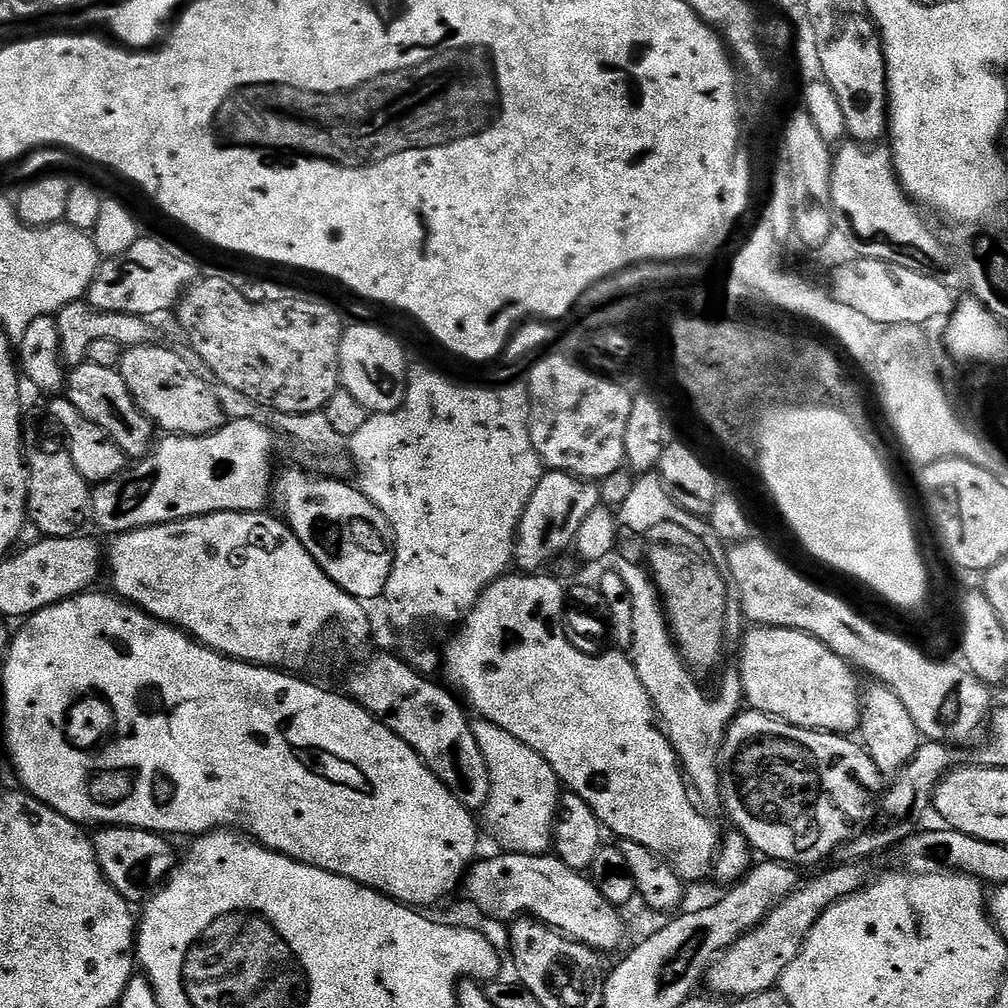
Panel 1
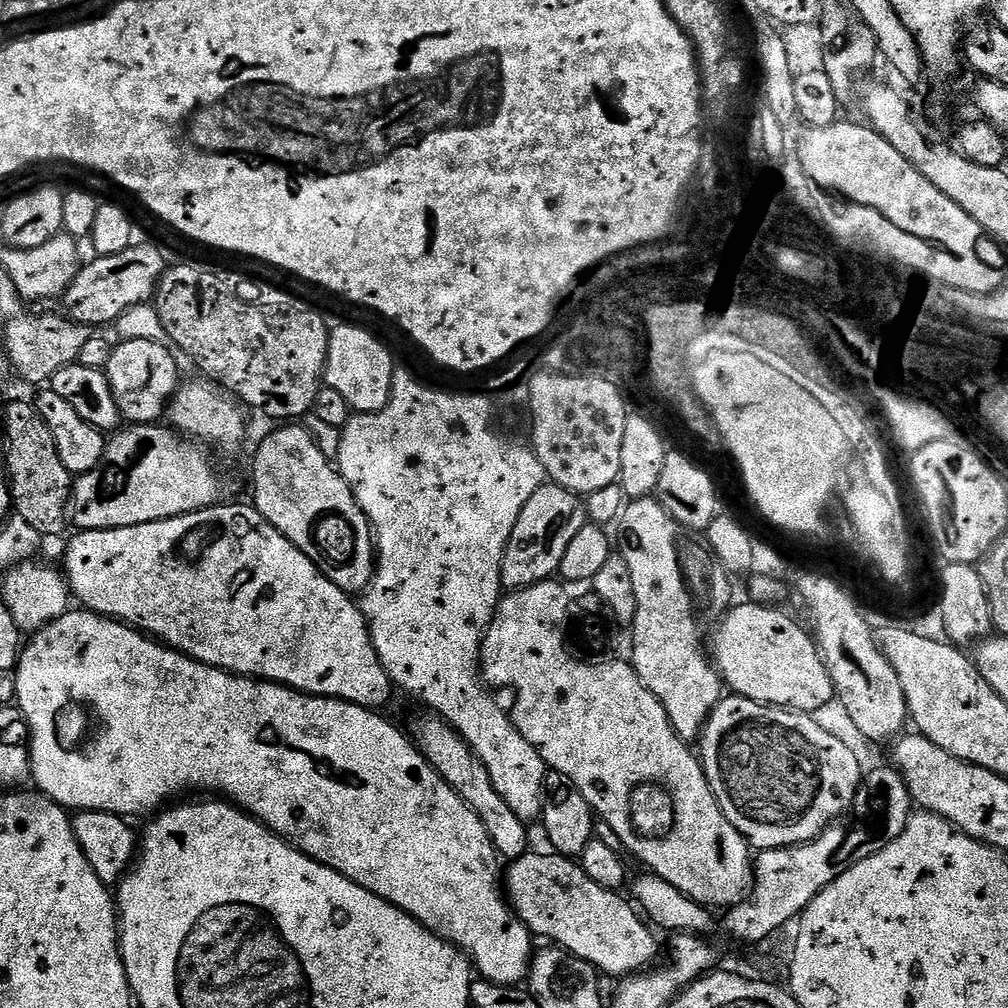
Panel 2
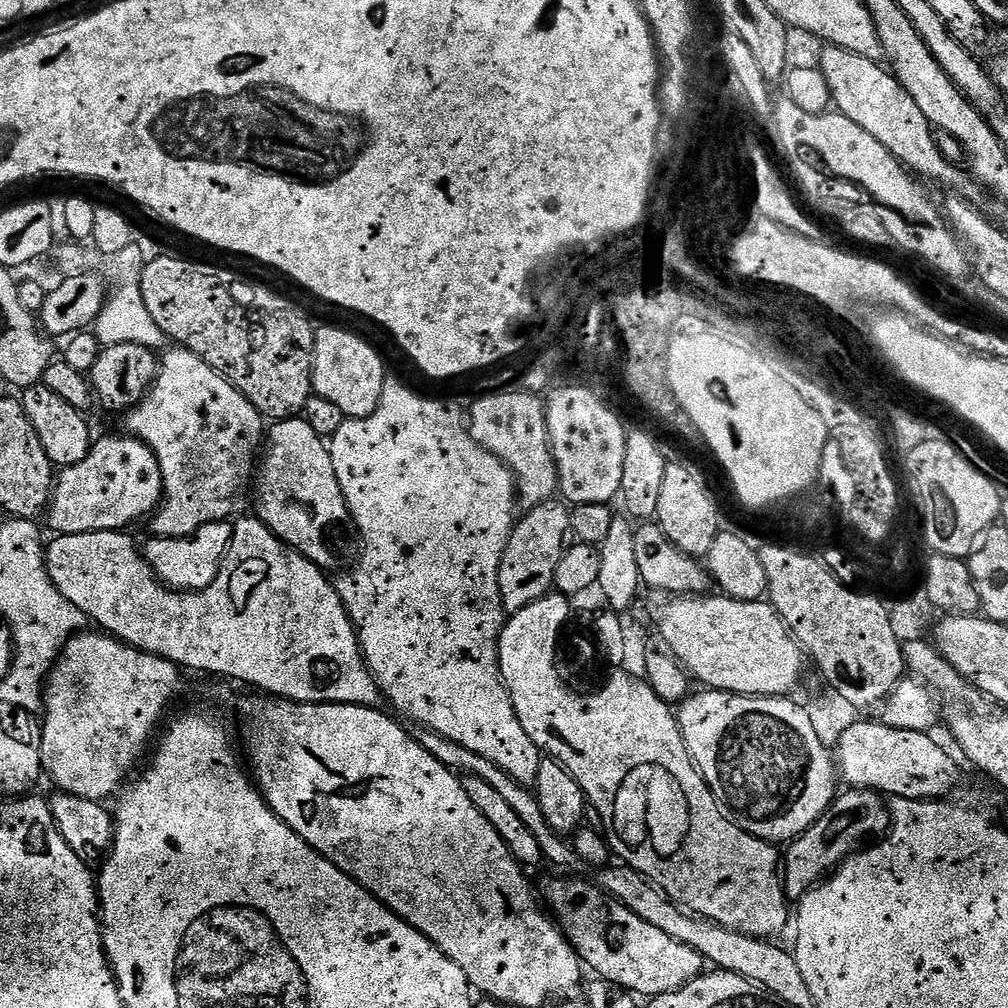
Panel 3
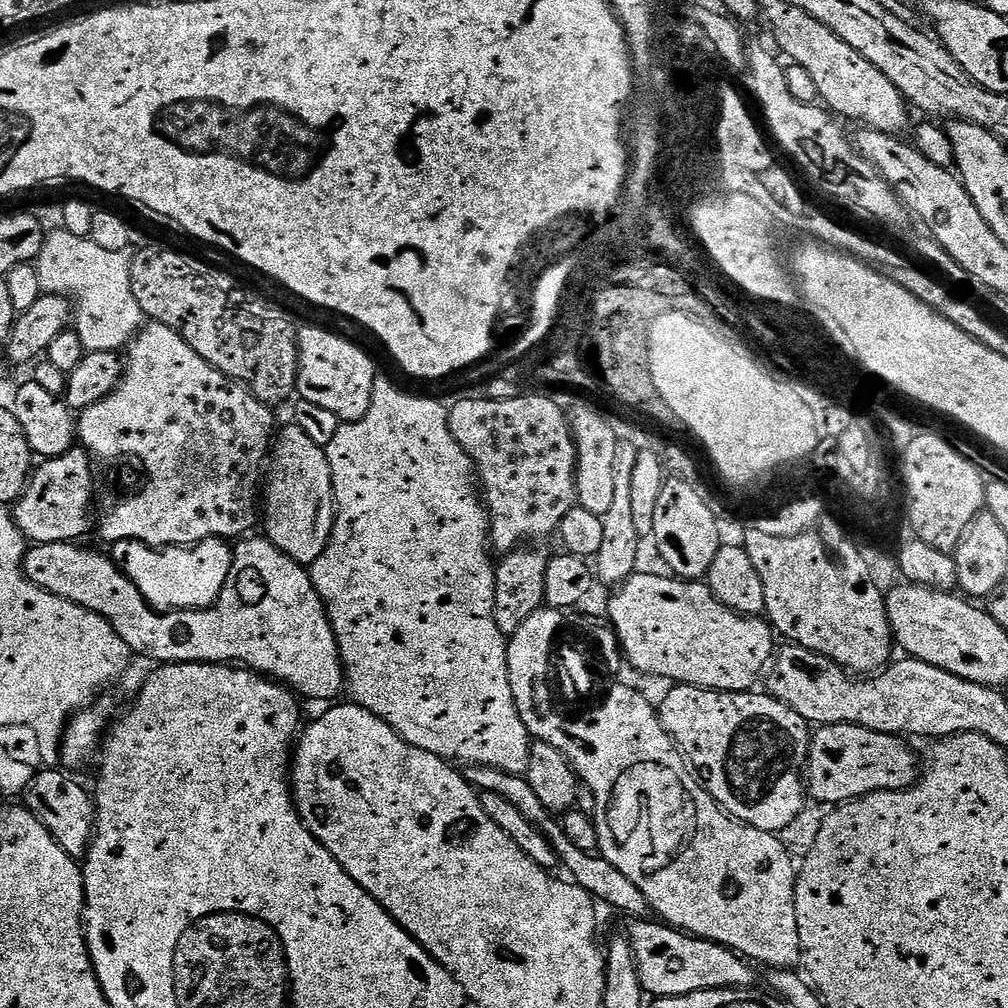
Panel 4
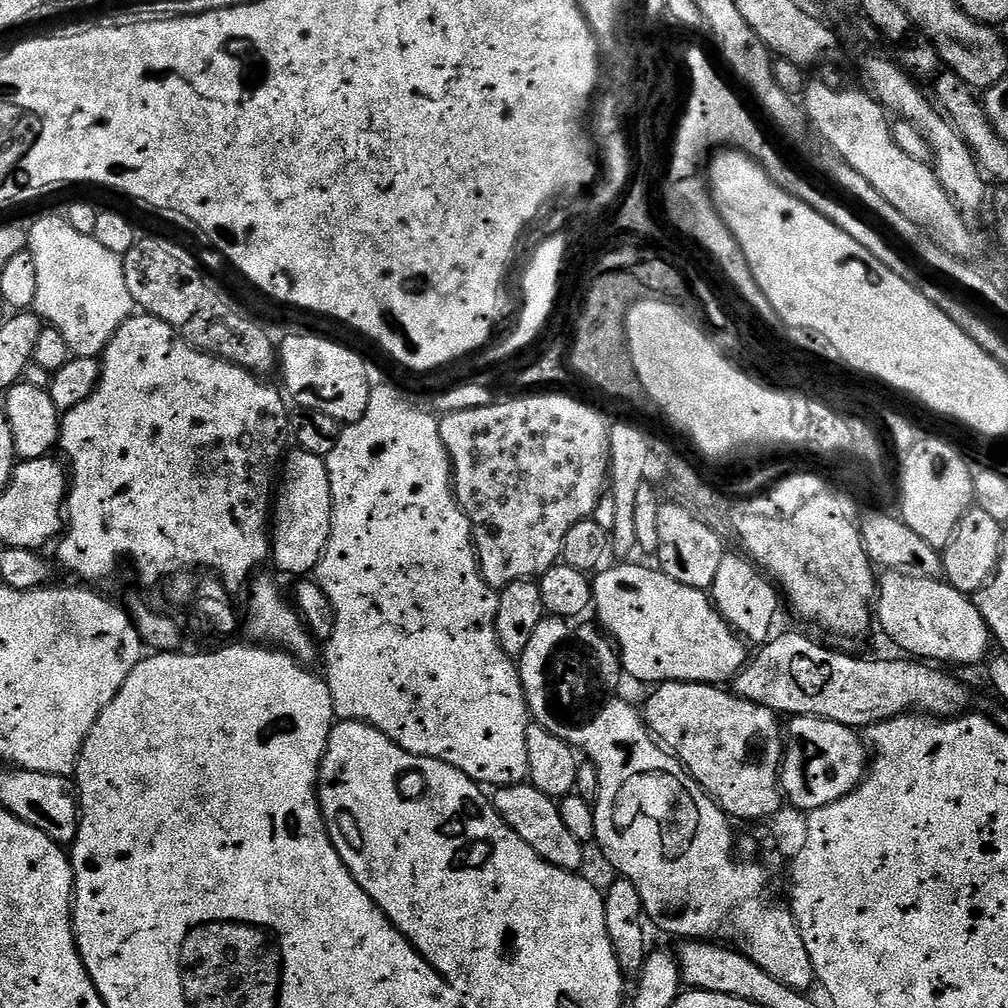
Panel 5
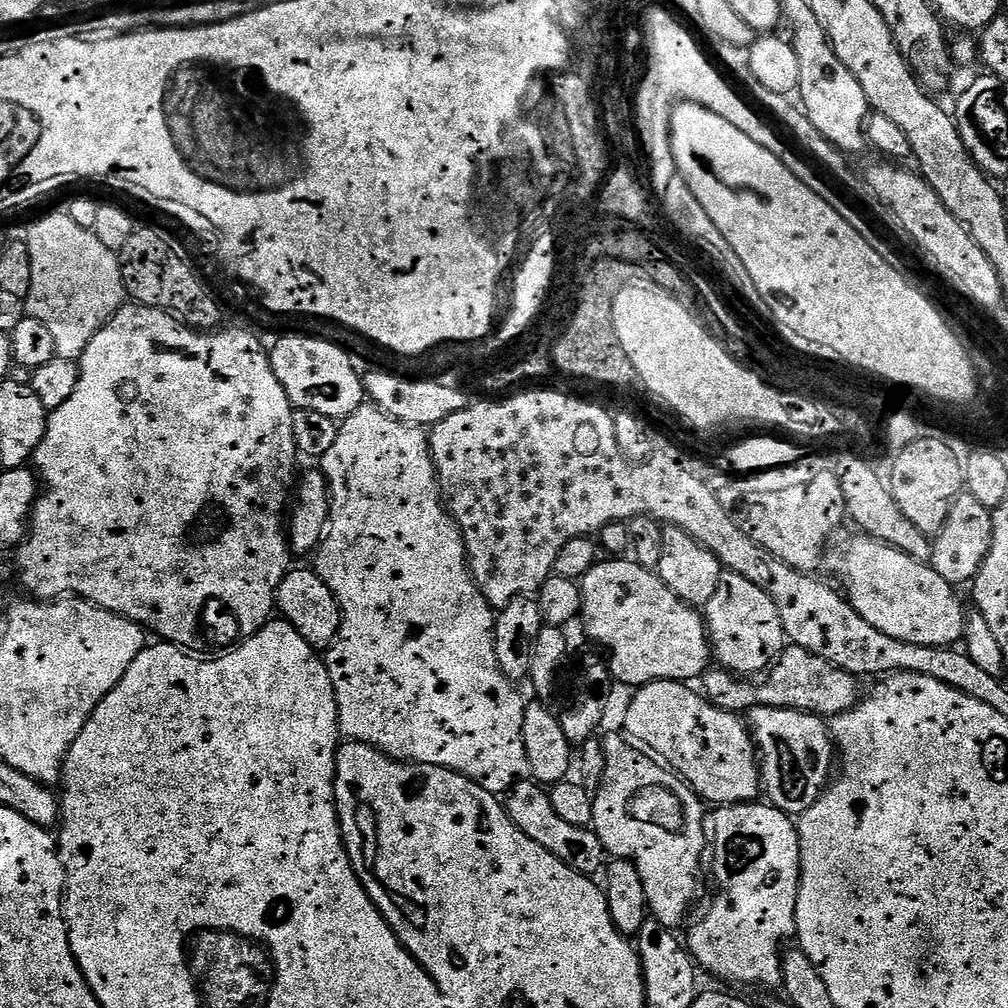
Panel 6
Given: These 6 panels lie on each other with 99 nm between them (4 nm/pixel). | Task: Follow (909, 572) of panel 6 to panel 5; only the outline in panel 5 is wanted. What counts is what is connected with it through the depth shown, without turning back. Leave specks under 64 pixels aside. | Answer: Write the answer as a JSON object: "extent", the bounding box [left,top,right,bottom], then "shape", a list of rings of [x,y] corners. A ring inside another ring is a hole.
{"extent":[874,570,994,666],"shape":[[[888,570],[883,575],[878,580],[874,616],[878,628],[880,624],[881,630],[904,651],[901,653],[920,662],[937,660],[940,666],[985,663],[989,655],[988,643],[991,645],[994,637],[975,603],[965,593],[954,590],[943,579],[909,574],[904,570]]]}

